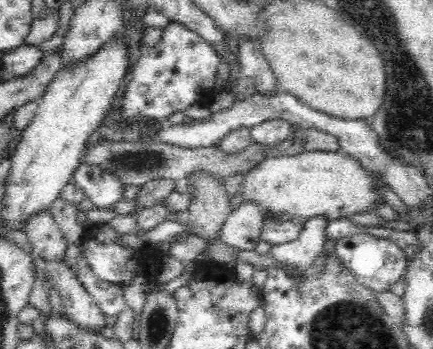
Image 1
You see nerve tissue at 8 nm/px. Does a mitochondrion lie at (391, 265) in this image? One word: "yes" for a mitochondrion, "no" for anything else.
no

